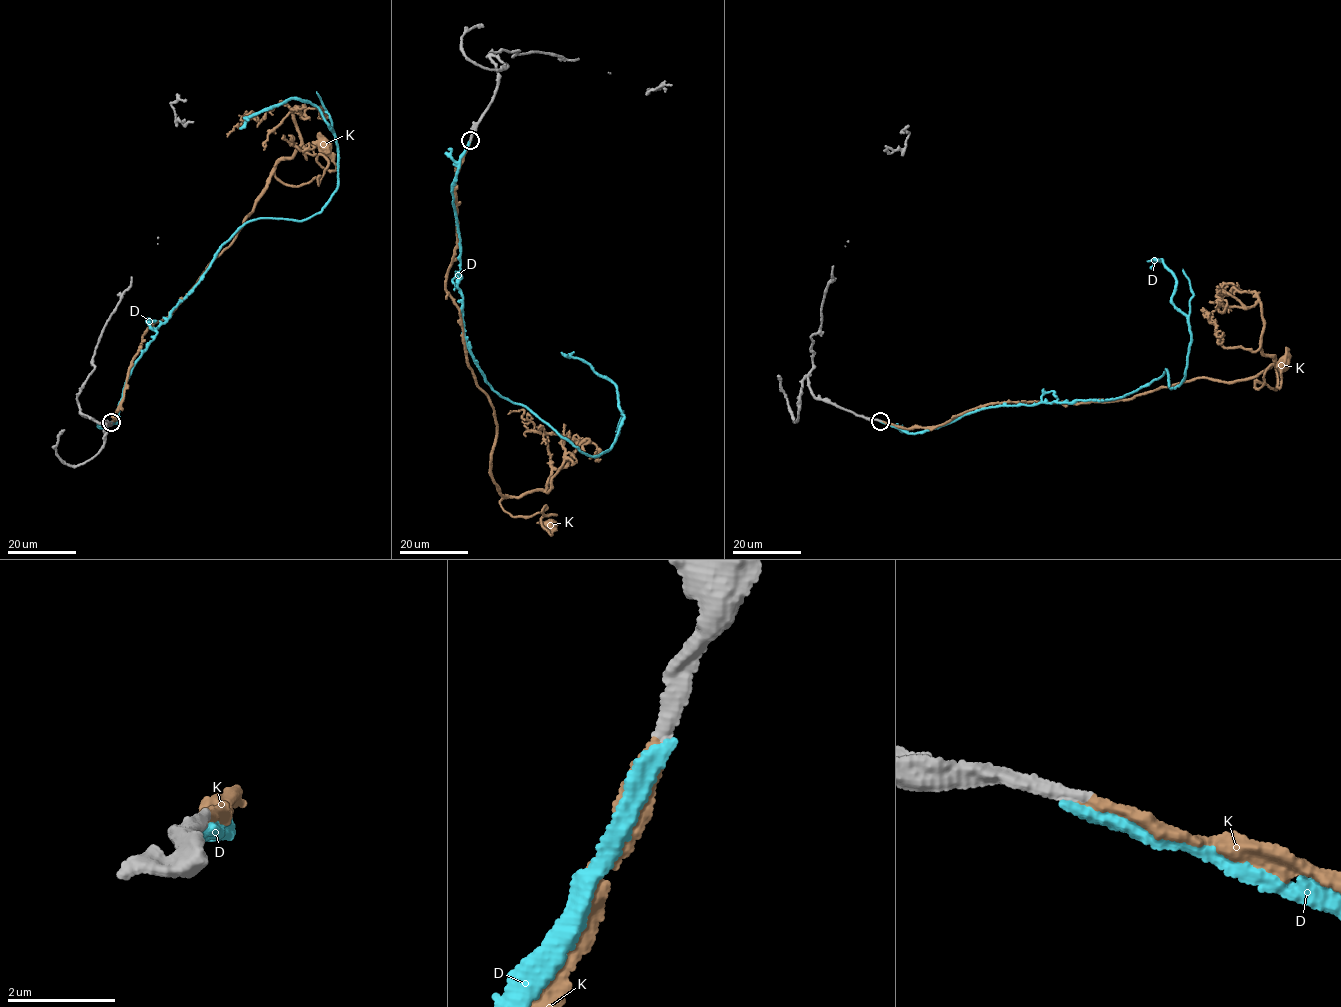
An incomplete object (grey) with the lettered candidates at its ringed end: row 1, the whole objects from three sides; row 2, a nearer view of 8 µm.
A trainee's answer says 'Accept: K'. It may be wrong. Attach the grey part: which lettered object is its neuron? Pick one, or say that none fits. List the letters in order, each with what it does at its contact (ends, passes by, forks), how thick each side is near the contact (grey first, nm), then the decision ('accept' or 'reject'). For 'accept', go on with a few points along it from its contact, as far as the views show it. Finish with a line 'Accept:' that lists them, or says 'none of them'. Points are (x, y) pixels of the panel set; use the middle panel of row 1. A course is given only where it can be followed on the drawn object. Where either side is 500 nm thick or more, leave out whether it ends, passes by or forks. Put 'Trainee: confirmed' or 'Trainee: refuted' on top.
Trainee: confirmed
D: it ends there; 320 nm thick on the grey side, 260 nm on the other; reject
K: it ends there; 320 nm thick on the grey side, 240 nm on the other; accept; it runs (470, 140), (445, 290), (492, 406), (499, 501), (516, 517), (545, 508), (551, 535), (550, 525)
Accept: K

